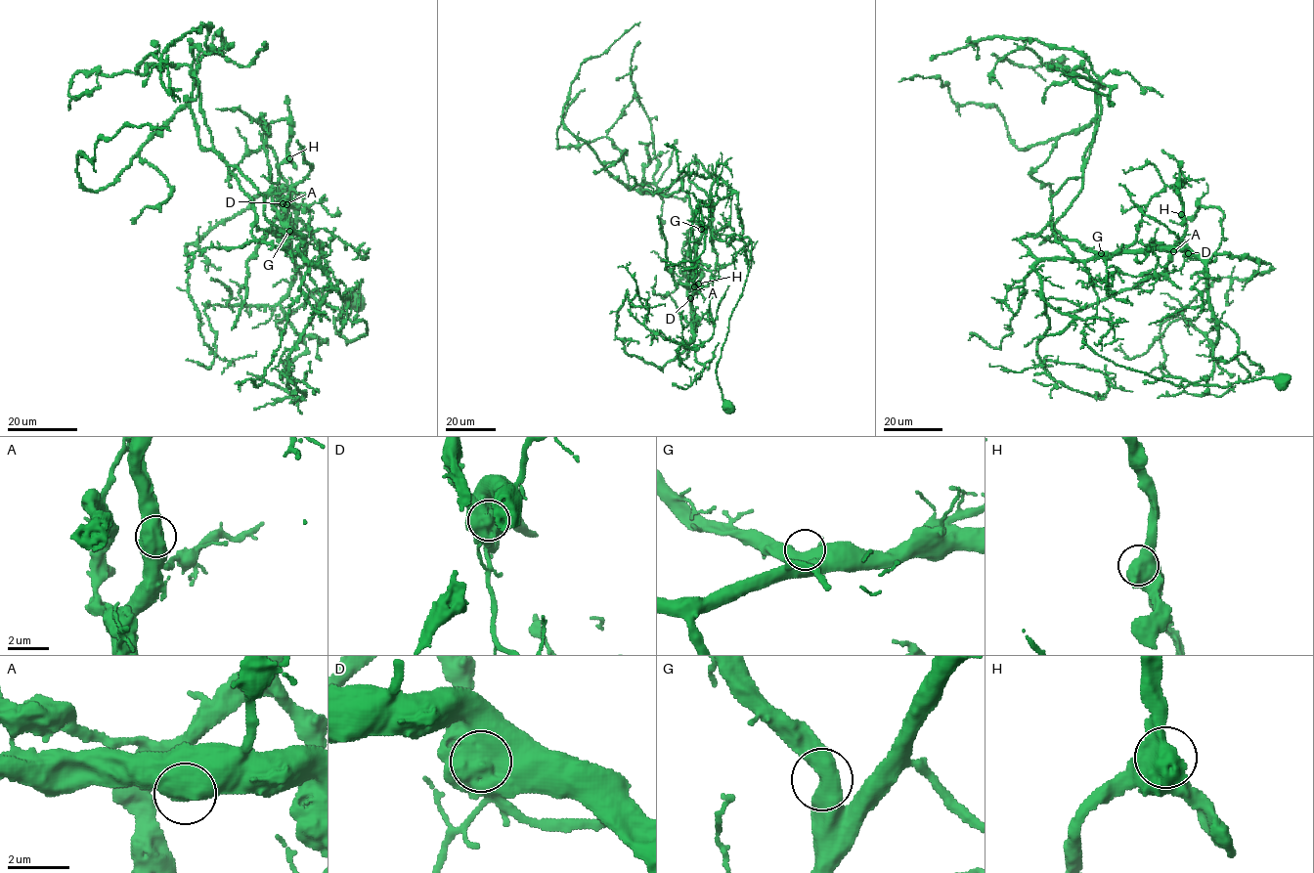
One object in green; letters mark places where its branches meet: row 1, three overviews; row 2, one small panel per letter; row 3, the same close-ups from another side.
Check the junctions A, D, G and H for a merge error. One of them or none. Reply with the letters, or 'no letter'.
D

